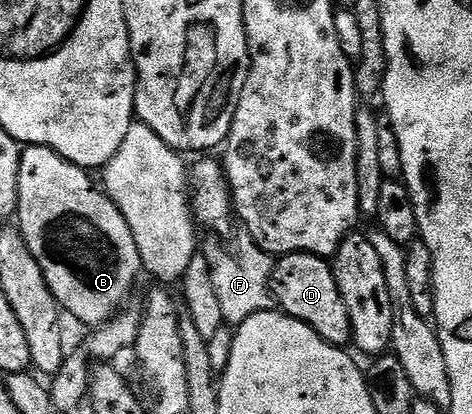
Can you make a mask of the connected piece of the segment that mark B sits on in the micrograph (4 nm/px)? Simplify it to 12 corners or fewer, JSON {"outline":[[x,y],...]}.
{"outline":[[19,157],[17,227],[66,315],[112,320],[143,272],[84,169]]}

